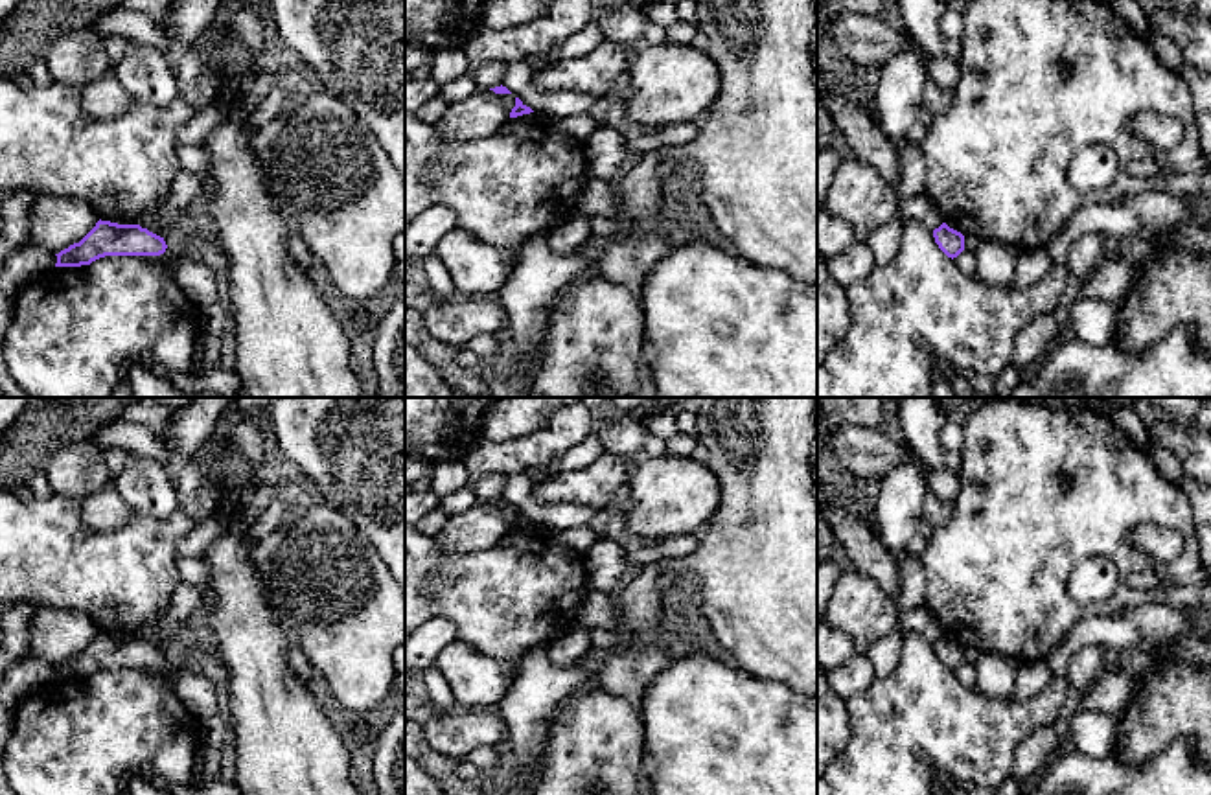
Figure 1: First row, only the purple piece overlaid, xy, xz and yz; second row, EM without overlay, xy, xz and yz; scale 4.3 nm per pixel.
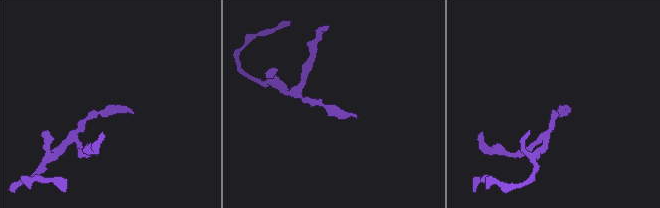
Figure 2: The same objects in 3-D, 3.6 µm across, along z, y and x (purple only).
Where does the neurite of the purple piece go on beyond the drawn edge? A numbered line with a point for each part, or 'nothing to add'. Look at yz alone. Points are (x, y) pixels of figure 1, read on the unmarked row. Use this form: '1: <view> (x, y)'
nothing to add

